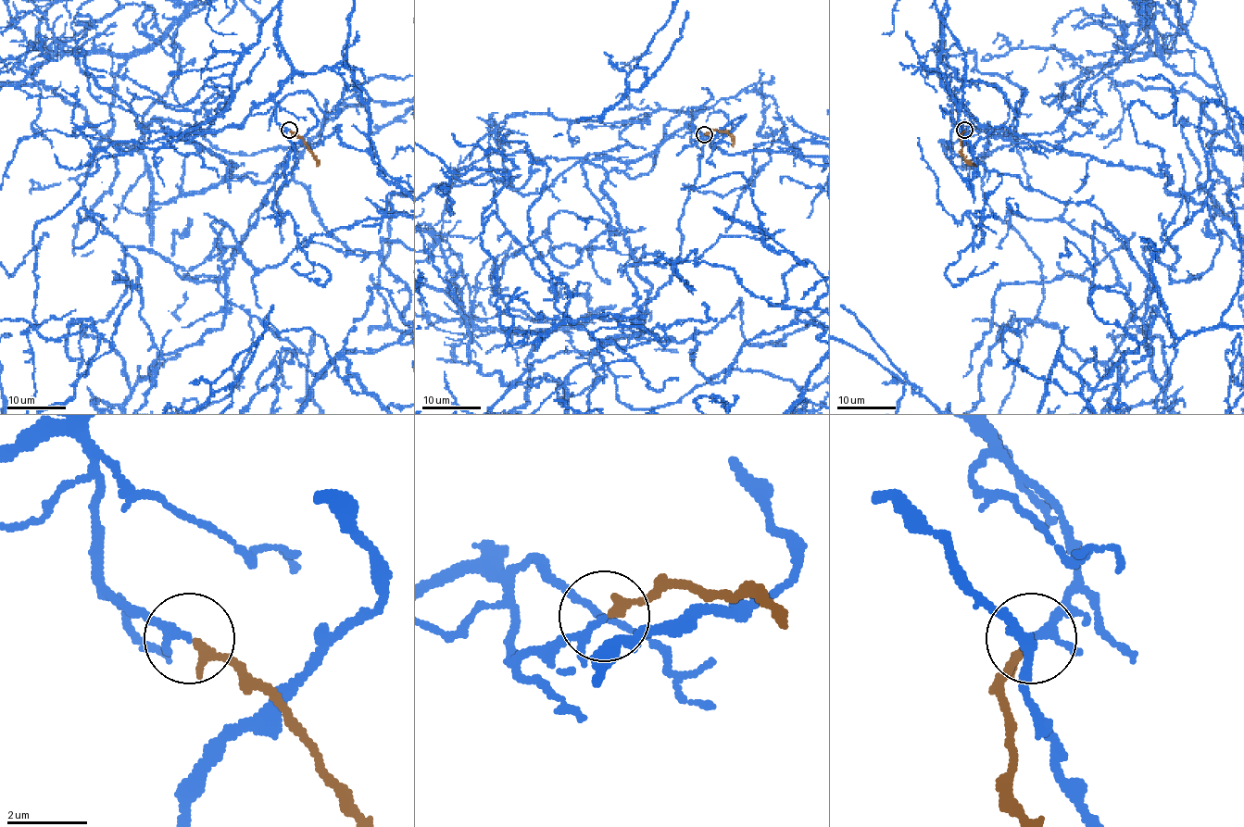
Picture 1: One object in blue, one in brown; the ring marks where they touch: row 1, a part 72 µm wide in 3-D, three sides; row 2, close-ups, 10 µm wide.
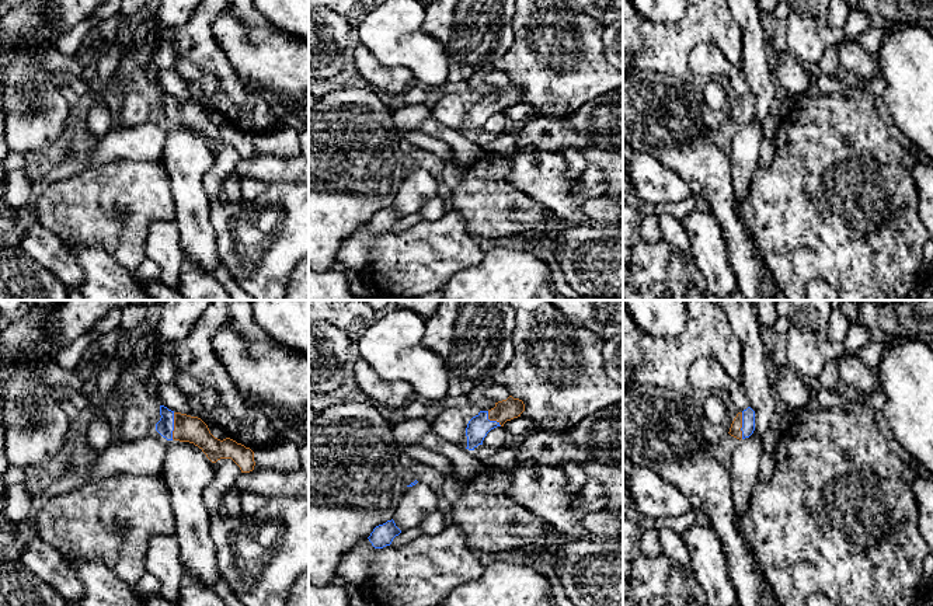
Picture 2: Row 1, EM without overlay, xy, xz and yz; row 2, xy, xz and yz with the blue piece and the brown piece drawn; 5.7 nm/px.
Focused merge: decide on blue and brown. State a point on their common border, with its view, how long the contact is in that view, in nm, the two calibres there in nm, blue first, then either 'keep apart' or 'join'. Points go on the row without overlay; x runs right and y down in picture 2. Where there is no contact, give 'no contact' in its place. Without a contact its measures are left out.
xy (173, 111) | 150 nm | 100/150 nm | join

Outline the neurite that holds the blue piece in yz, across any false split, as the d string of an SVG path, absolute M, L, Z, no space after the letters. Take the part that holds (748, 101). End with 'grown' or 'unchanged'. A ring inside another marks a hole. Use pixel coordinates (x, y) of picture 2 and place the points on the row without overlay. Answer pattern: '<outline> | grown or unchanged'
M748 93L742 98L737 100L728 119L741 126L749 123L753 119L753 116L755 116L755 97L751 93Z | grown

